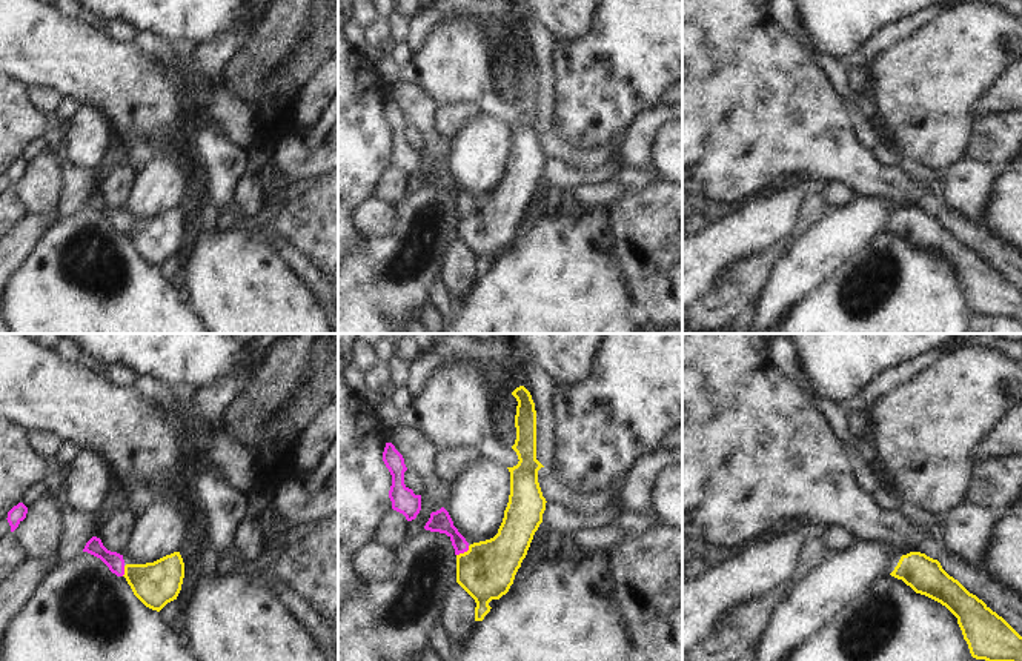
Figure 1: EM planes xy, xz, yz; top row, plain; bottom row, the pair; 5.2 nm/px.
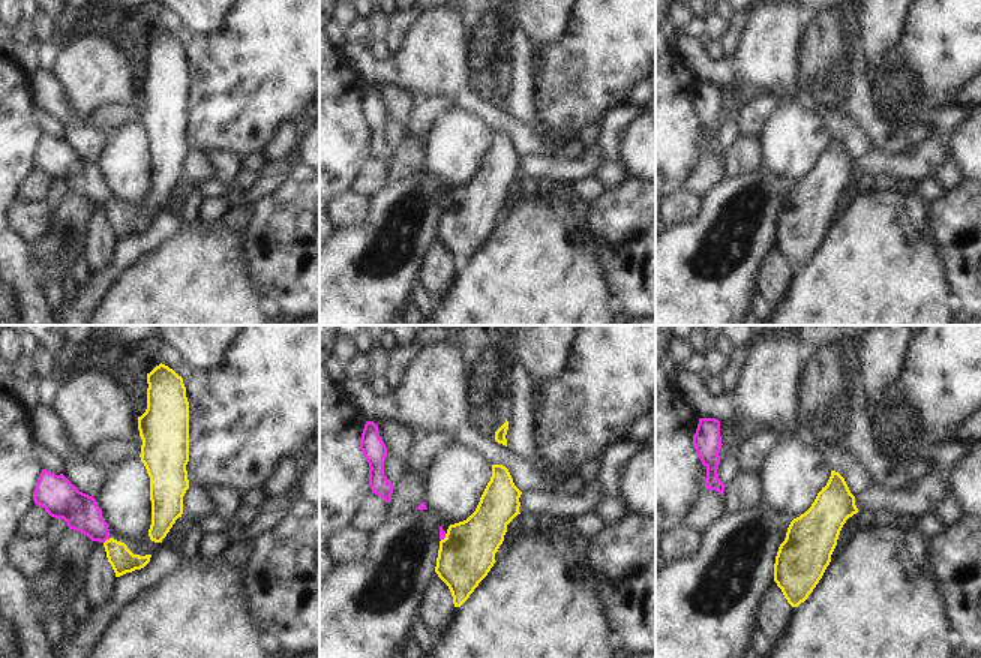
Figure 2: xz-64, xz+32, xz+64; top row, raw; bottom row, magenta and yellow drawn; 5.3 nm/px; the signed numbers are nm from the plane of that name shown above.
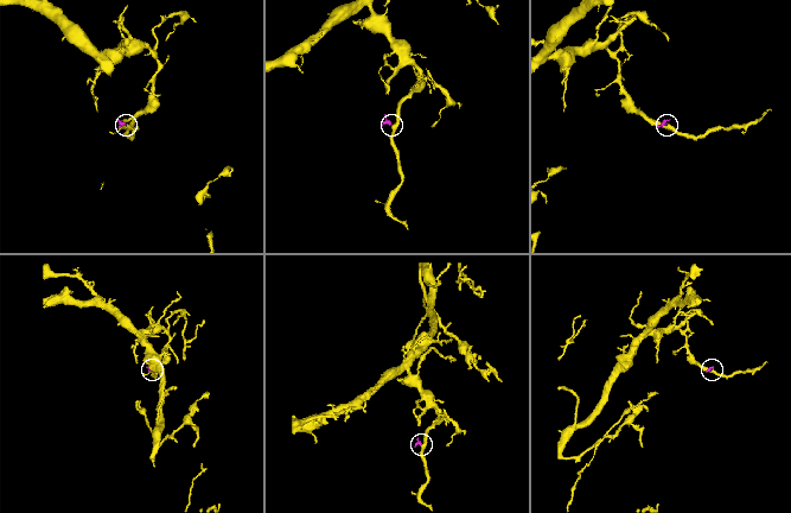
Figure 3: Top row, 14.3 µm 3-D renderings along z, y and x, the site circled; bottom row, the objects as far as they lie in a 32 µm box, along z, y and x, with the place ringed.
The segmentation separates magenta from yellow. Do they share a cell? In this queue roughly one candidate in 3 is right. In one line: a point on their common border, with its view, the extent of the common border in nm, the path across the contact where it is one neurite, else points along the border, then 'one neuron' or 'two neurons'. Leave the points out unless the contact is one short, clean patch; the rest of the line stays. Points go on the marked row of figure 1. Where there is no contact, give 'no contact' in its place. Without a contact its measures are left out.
xz (463, 552) | 90 nm | across xz (440, 521), (457, 538), (463, 552), (474, 563), (487, 569) | one neuron

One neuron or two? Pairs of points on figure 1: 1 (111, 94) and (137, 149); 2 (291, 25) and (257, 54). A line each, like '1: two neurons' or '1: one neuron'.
1: two neurons
2: one neuron

